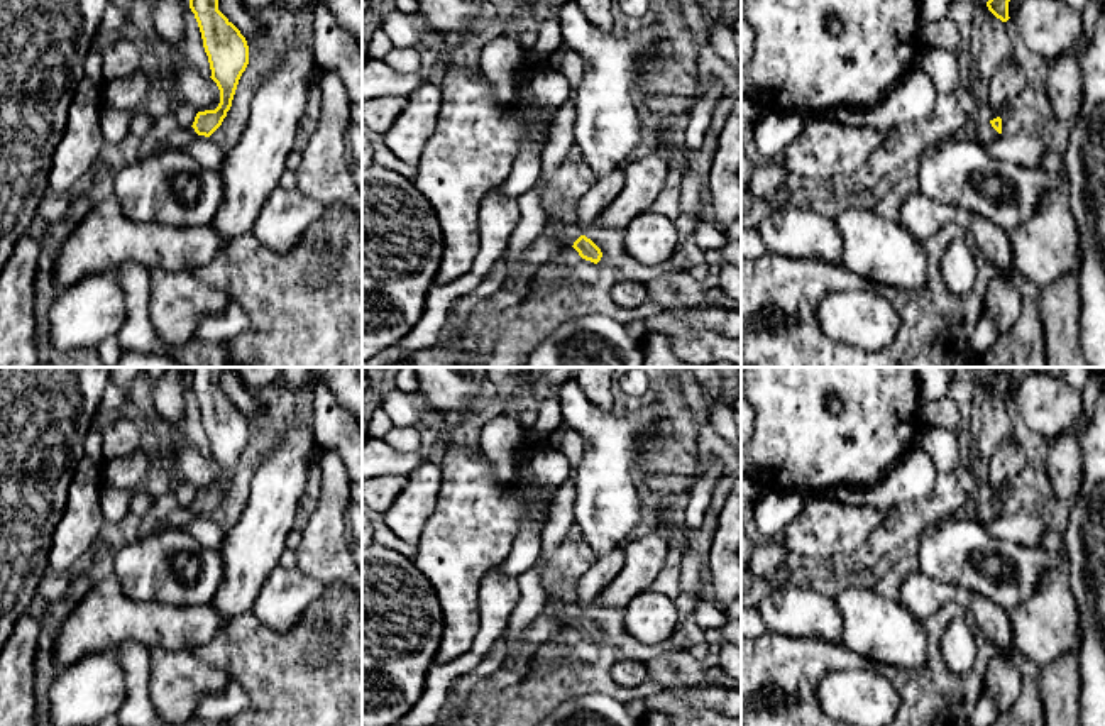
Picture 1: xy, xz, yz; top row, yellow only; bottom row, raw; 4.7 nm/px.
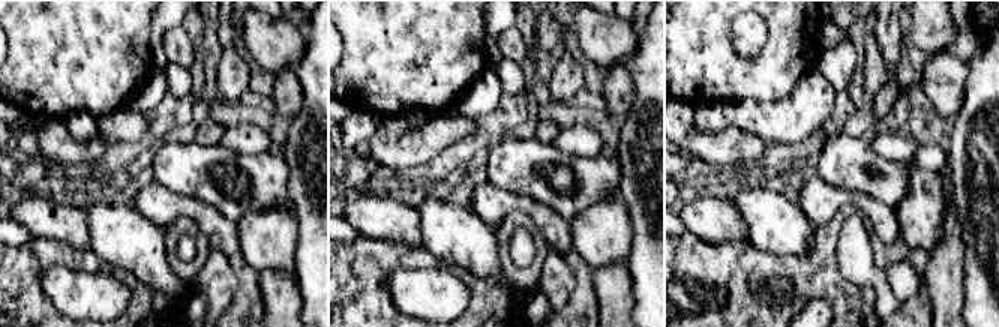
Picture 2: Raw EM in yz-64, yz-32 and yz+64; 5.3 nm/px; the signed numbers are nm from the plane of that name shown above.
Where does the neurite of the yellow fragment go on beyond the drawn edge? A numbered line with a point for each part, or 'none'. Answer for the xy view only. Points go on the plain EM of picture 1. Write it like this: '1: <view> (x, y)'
1: xy (181, 516)

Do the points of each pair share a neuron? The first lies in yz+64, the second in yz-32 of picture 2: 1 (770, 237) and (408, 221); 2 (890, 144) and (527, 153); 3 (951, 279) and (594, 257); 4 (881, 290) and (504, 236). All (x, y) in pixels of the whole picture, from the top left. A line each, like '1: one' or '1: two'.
1: two
2: two
3: two
4: two

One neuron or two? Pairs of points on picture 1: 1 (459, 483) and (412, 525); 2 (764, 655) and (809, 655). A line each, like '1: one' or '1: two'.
1: two
2: one

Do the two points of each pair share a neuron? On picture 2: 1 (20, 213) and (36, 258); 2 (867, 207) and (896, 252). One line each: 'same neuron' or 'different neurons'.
1: different neurons
2: different neurons

